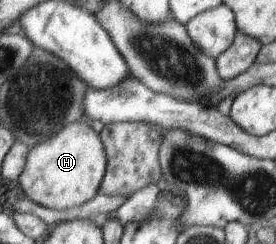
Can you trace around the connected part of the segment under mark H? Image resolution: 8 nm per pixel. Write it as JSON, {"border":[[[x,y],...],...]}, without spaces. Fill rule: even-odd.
{"border":[[[82,121],[68,123],[62,131],[30,147],[18,181],[28,199],[44,207],[62,211],[90,201],[106,171],[106,153],[98,133]]]}

